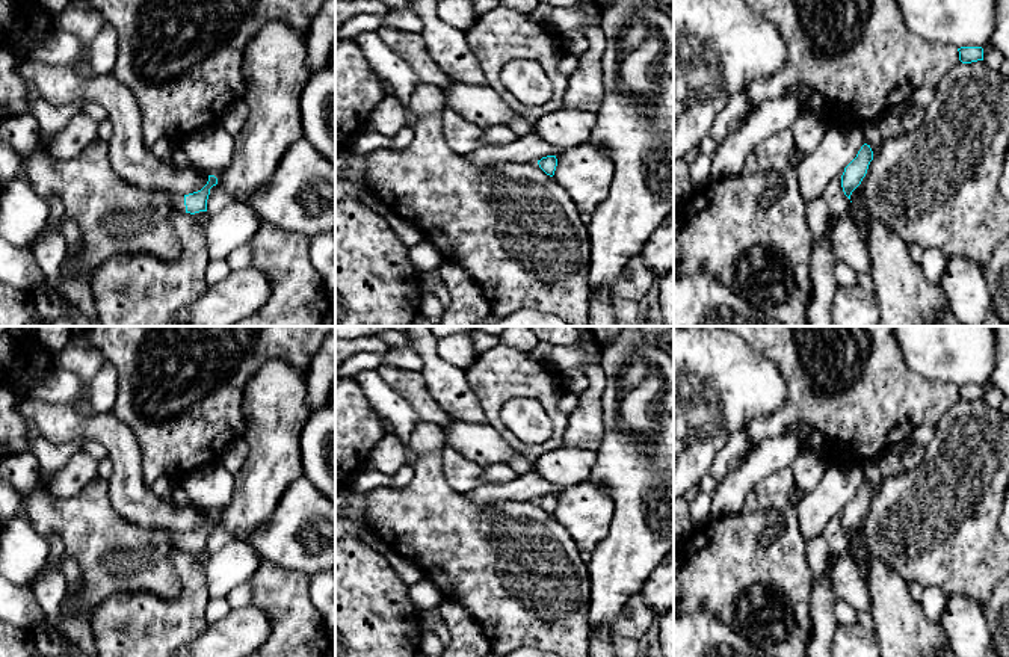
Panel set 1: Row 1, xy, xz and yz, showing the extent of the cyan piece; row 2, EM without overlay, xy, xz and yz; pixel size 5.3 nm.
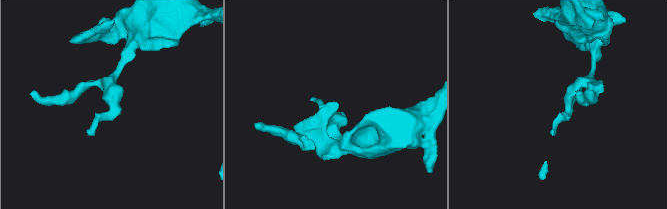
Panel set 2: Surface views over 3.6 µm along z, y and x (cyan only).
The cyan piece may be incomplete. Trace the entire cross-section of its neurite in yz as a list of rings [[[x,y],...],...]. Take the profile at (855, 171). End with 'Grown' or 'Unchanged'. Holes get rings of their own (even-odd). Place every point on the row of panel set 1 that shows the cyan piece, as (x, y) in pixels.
[[[864,143],[856,157],[844,168],[841,175],[841,187],[844,195],[850,199],[852,192],[861,184],[867,174],[869,165],[873,160],[870,145]]]. Unchanged

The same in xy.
[[[208,175],[207,184],[193,193],[189,195],[177,195],[174,193],[171,202],[174,204],[177,211],[181,213],[199,213],[207,211],[207,199],[210,195],[210,189],[218,184],[218,178],[214,175]]]. Grown

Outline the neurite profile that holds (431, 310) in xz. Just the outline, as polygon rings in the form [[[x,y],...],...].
[[[421,295],[418,313],[411,326],[435,326],[444,313],[444,307],[435,295]]]

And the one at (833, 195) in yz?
[[[841,177],[832,178],[822,193],[823,201],[832,213],[846,214],[852,211],[852,202],[844,195],[841,187]]]

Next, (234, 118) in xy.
[[[243,98],[234,101],[221,119],[224,130],[236,137],[243,128],[248,118],[248,104]]]

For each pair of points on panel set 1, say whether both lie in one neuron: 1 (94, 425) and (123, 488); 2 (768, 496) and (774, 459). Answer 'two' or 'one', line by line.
1: one
2: two

